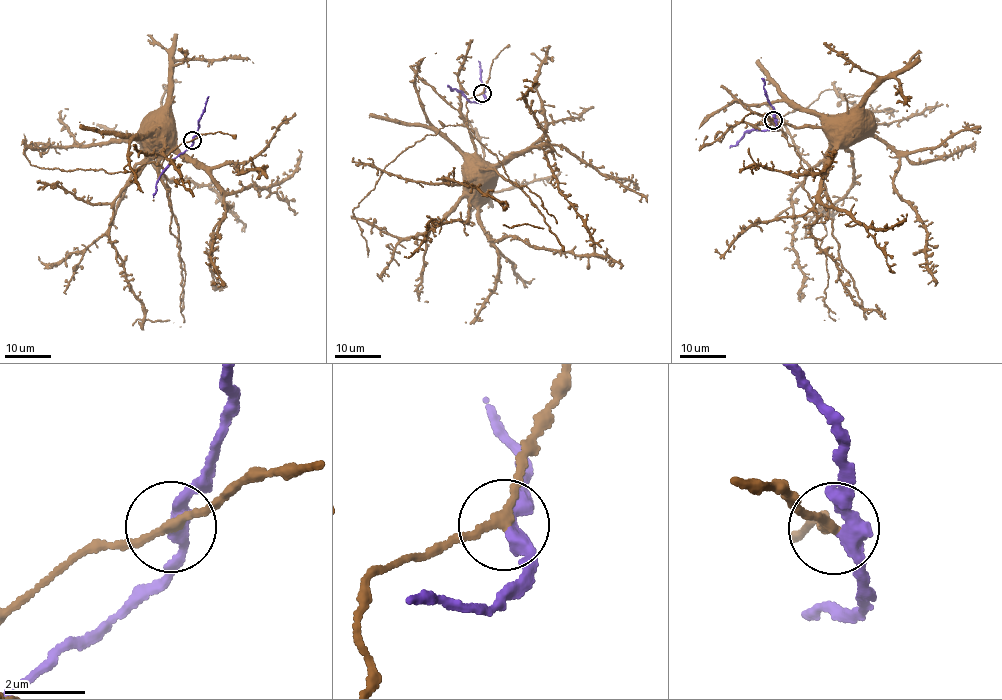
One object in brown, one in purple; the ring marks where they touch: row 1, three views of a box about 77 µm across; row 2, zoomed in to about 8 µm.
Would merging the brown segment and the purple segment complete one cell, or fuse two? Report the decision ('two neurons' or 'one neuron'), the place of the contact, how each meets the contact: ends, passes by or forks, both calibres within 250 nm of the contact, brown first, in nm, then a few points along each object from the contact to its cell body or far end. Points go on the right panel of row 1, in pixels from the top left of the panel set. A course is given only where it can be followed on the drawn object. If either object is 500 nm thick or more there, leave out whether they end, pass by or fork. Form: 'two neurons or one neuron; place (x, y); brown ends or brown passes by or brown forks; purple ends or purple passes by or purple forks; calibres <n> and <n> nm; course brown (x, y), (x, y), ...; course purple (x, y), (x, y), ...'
two neurons; place (773, 120); brown passes by; purple passes by; calibres 200 and 360 nm; course brown (773, 119), (786, 138), (780, 117), (829, 89), (873, 123), (839, 146), (811, 236), (849, 295), (882, 316); course purple (773, 121), (776, 126), (774, 128), (750, 130), (730, 148)

